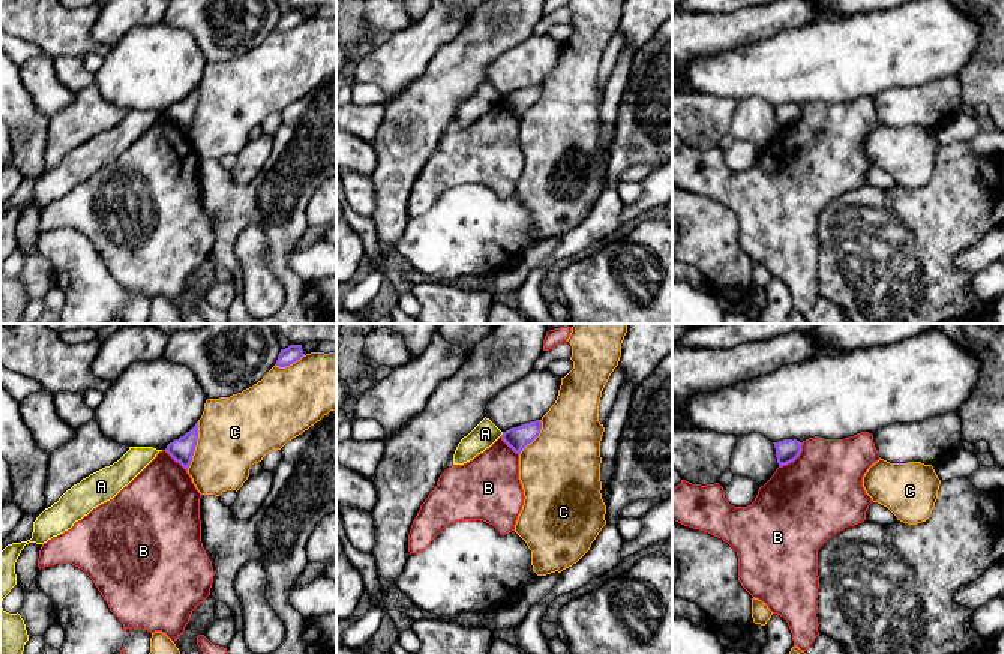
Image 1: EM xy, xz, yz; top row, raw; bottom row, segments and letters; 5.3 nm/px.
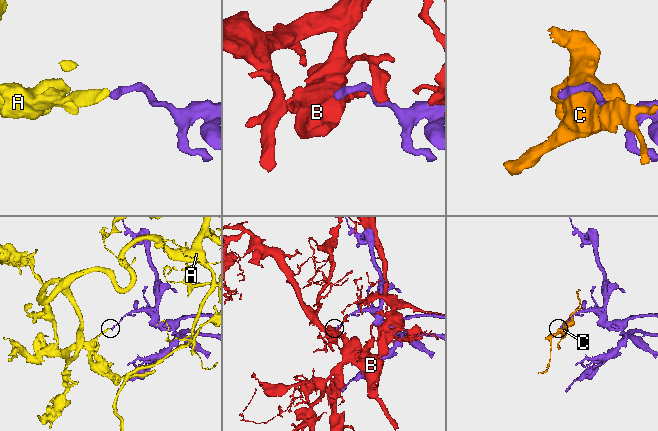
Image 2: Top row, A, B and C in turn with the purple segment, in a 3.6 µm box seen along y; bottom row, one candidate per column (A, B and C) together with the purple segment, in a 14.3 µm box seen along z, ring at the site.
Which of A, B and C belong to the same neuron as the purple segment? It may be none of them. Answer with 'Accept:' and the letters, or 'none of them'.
Accept: none of them

